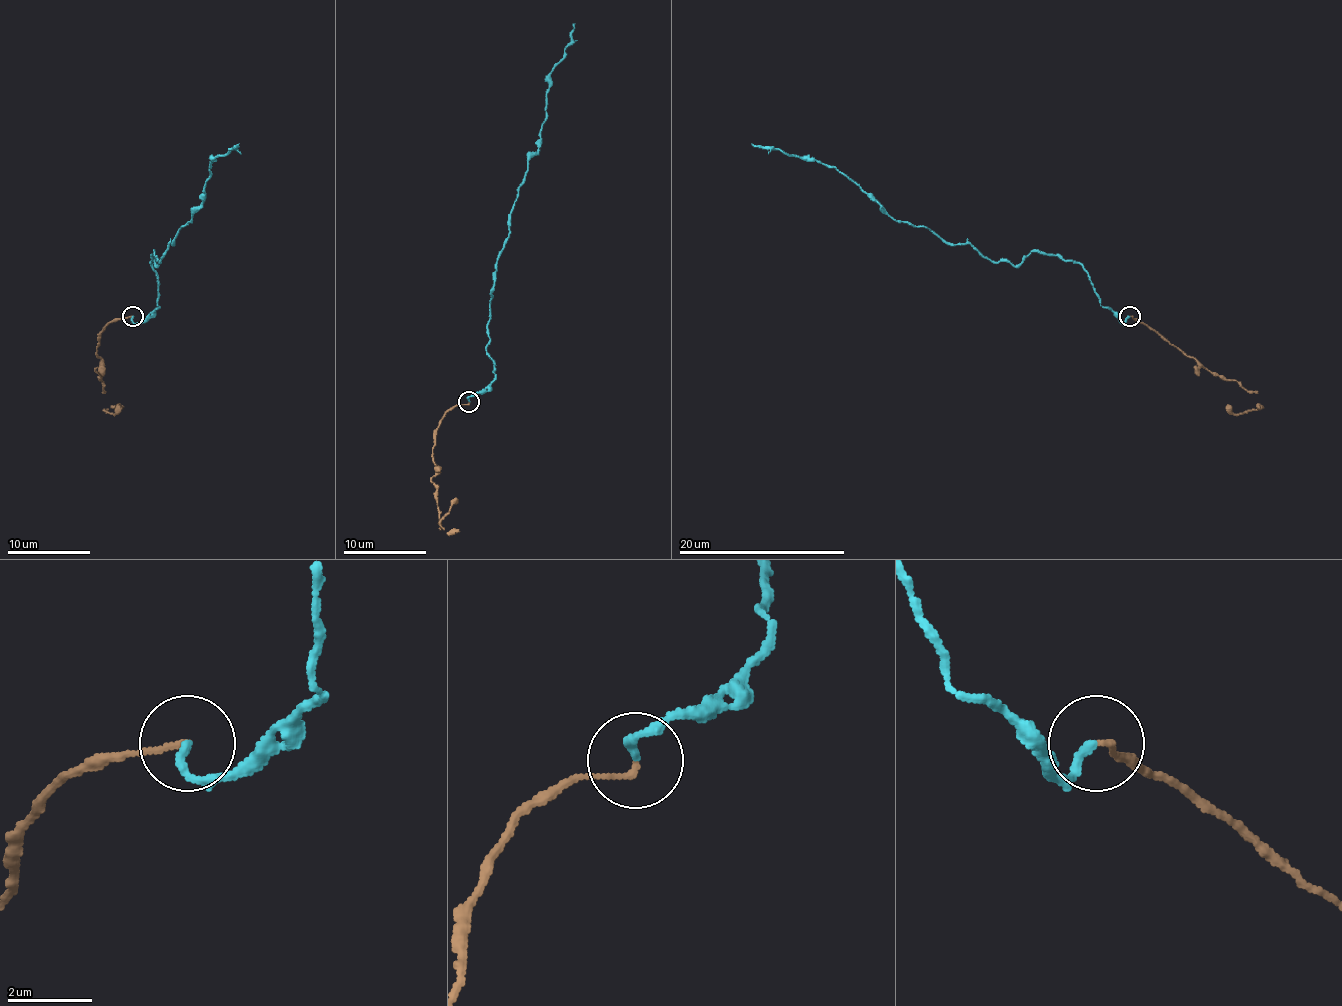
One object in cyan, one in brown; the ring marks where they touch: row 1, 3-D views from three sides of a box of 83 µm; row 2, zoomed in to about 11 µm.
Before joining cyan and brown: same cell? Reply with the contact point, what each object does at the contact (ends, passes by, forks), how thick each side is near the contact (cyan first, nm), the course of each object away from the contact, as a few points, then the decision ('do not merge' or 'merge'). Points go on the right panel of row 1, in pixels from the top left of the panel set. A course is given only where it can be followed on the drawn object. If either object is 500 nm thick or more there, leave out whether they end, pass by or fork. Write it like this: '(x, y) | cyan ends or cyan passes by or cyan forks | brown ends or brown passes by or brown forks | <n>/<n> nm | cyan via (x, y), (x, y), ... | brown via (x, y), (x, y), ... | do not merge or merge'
(1129, 316) | cyan ends | brown ends | 190/130 nm | cyan via (1130, 316), (1105, 308), (1078, 262), (1030, 252), (990, 262), (895, 221), (834, 167), (751, 144) | brown via (1130, 316), (1159, 333), (1209, 371), (1236, 379), (1250, 391), (1250, 410), (1236, 414), (1226, 406) | merge

